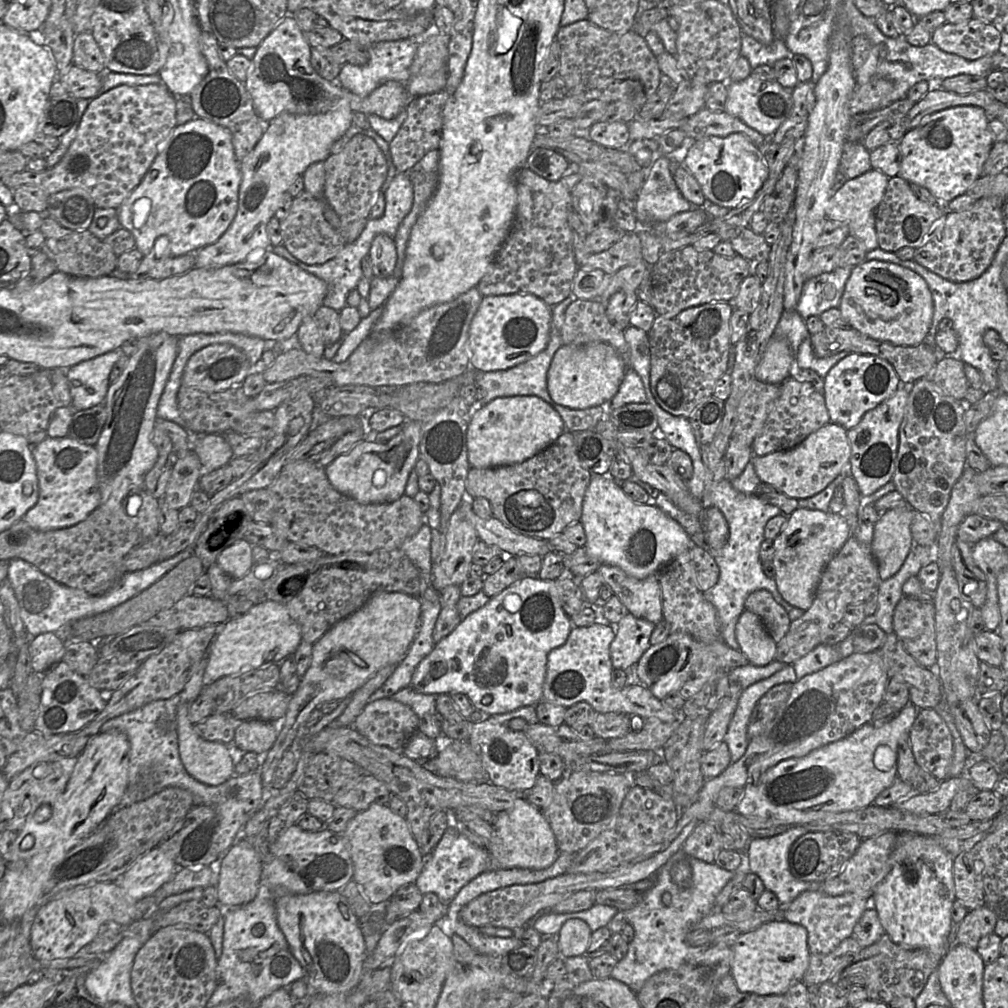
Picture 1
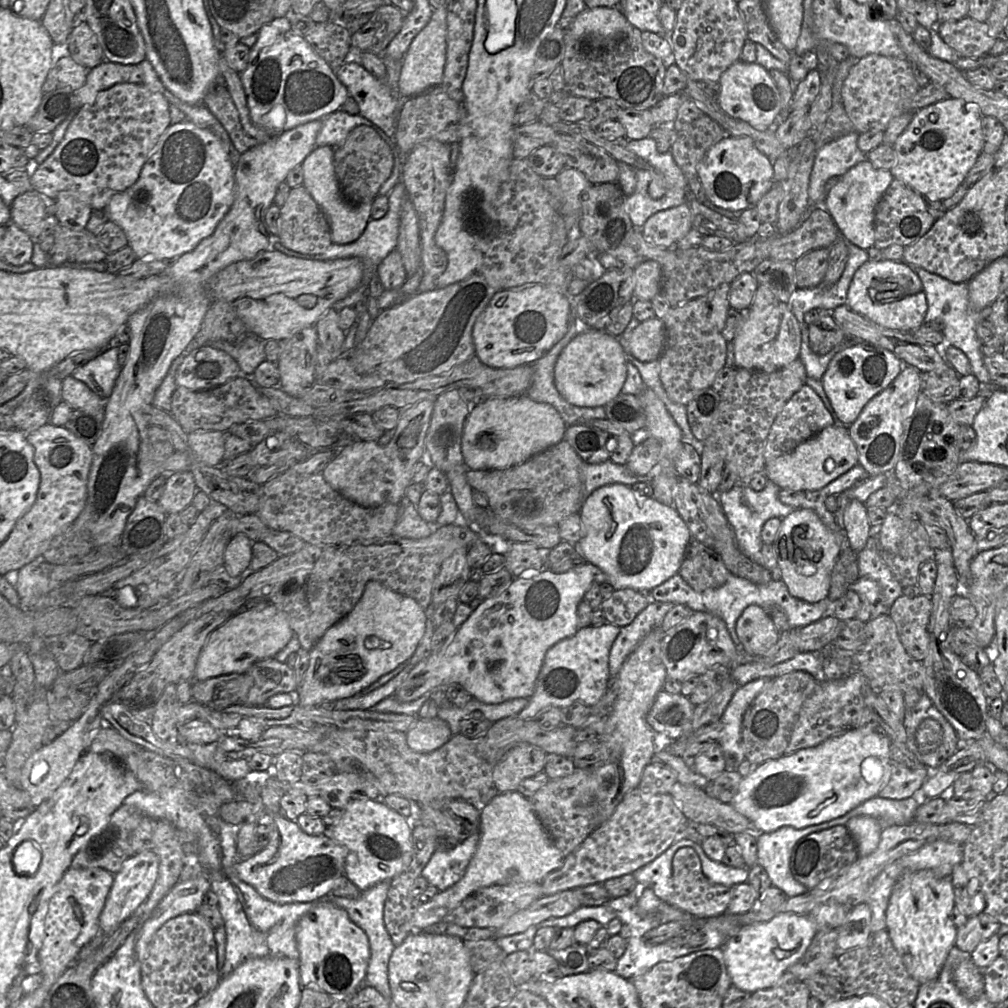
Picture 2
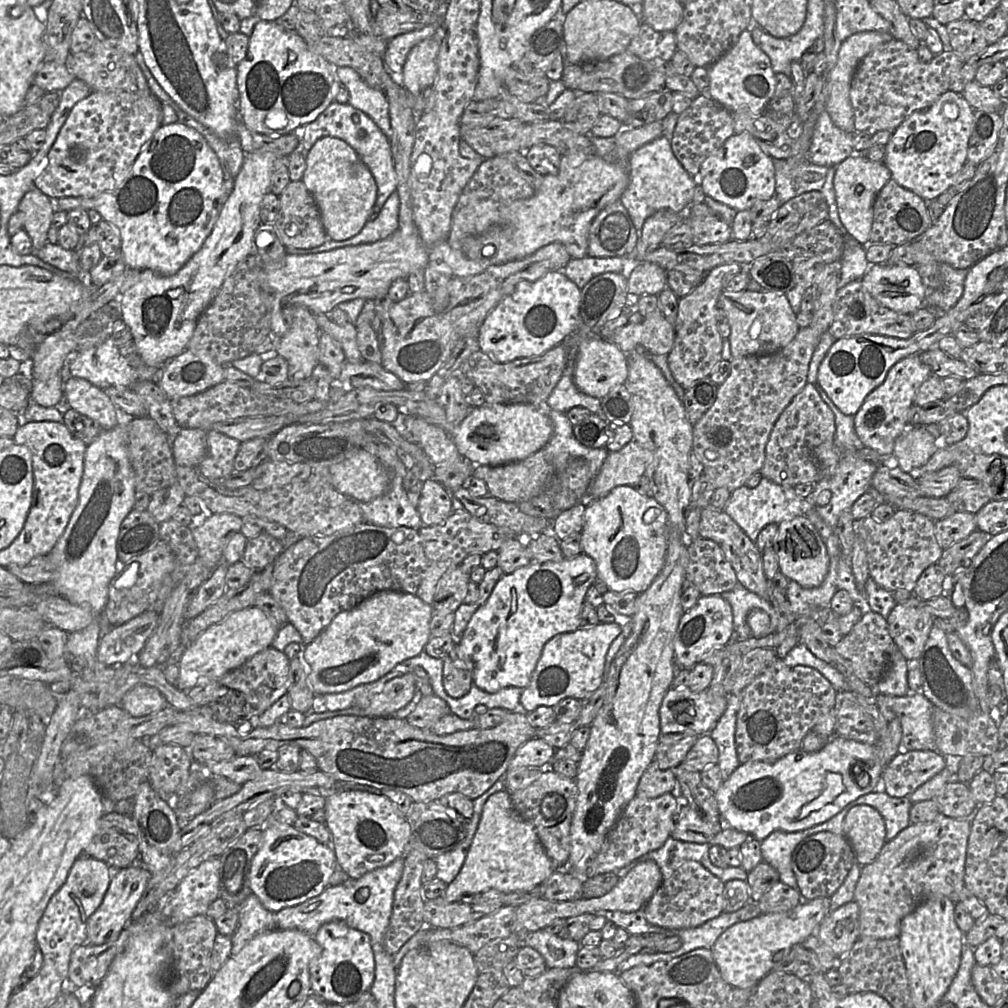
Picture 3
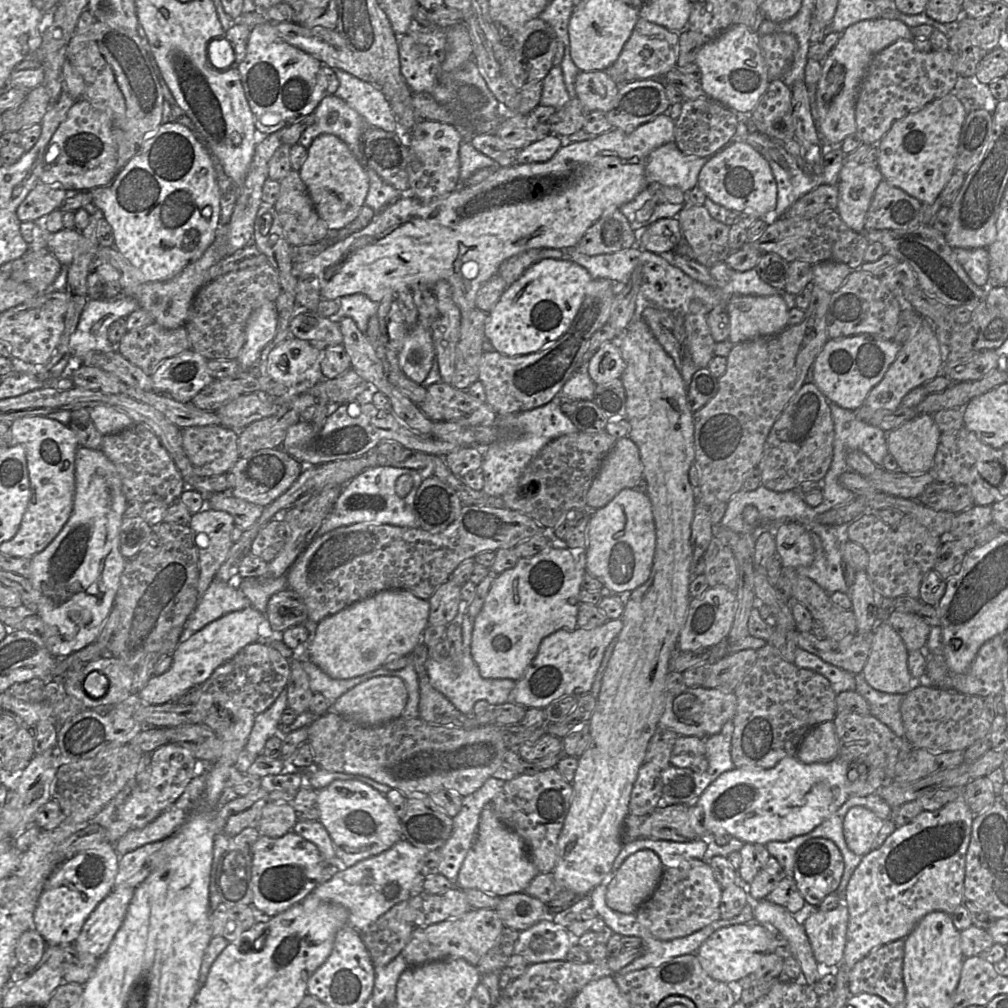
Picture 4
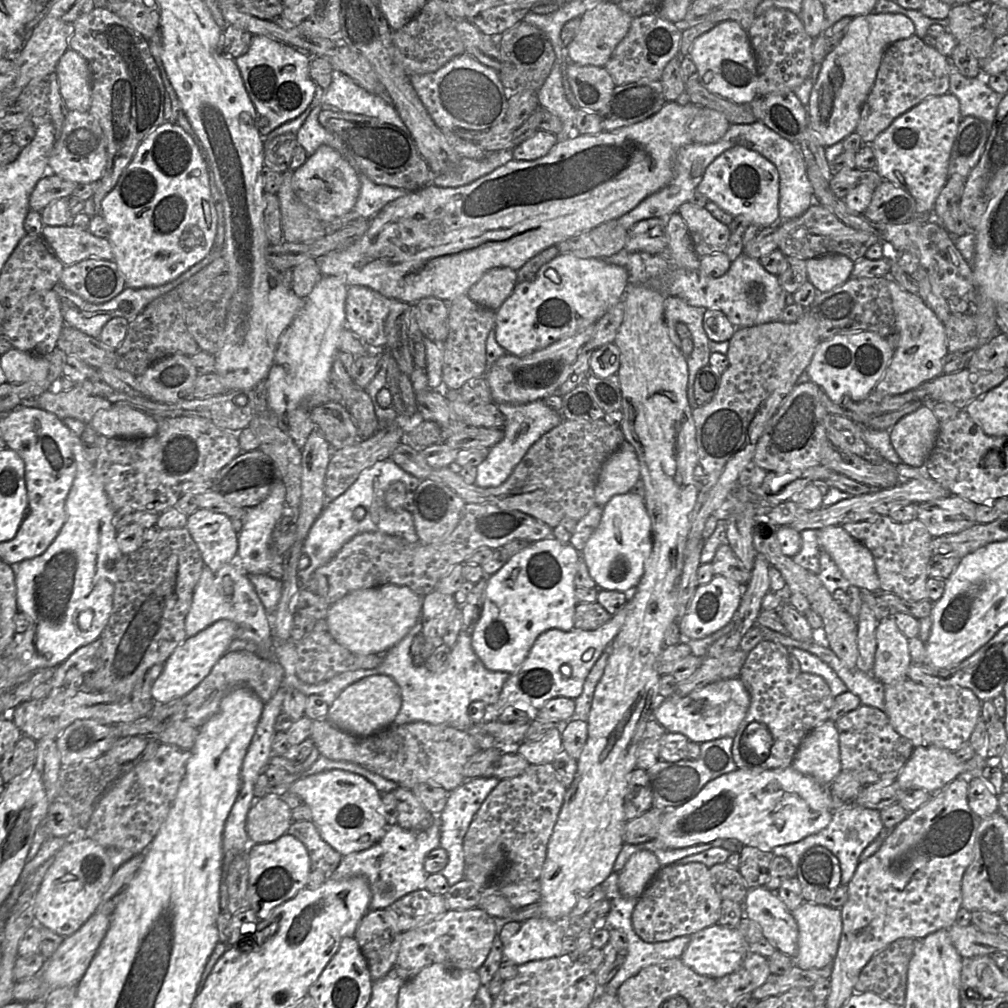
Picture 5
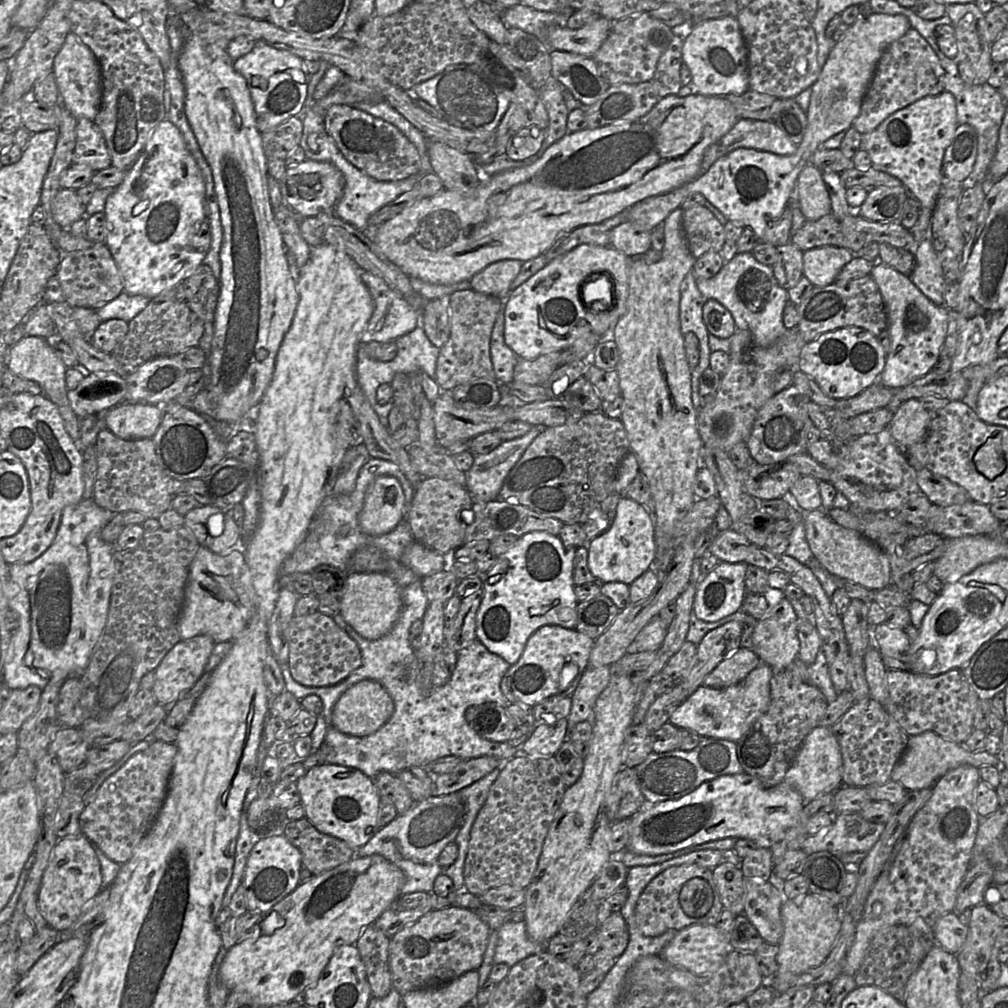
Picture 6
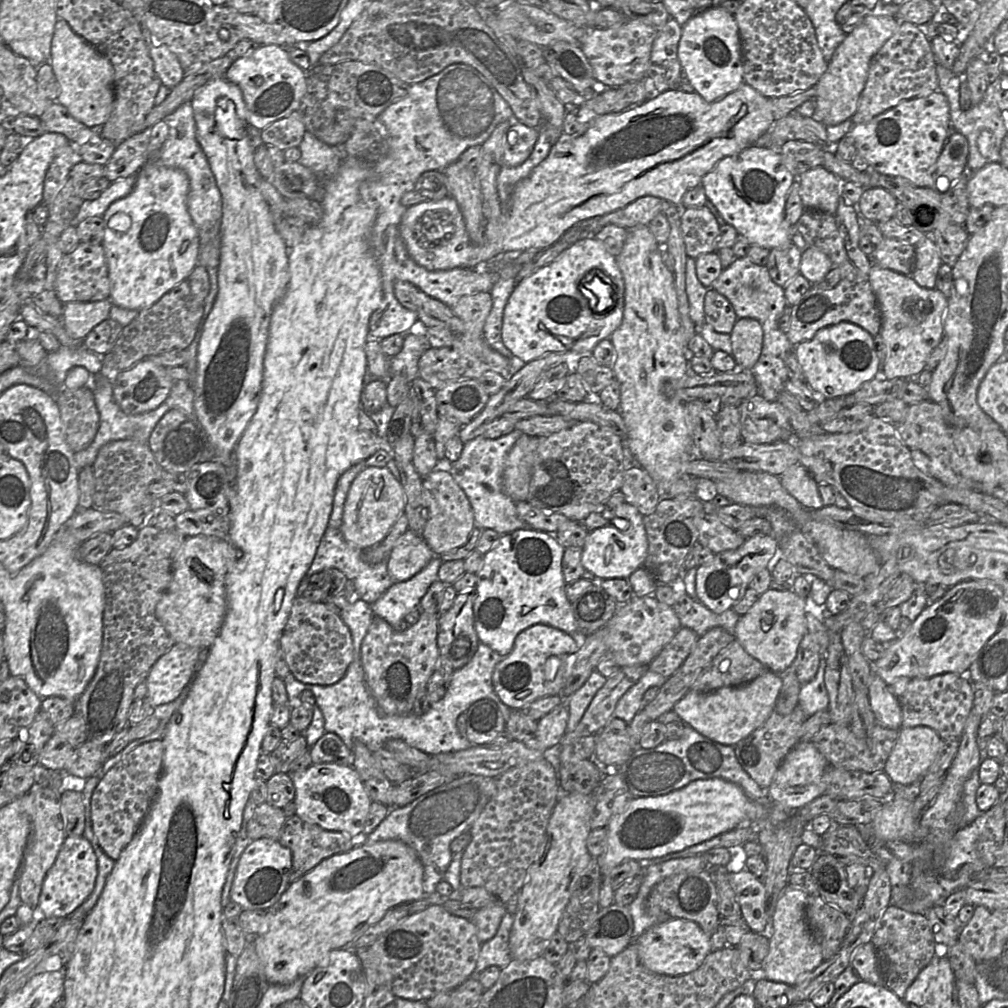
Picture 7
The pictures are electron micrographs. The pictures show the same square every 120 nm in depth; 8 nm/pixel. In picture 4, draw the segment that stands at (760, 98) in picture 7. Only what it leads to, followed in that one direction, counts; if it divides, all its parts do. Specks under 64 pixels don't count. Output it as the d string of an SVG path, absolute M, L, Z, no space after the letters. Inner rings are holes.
M663 113L633 130L625 131L613 128L603 134L596 135L590 140L563 144L554 156L546 162L519 163L510 167L500 166L494 174L484 181L471 186L459 186L455 191L444 197L424 202L410 195L402 195L377 214L373 221L364 229L353 233L343 240L331 243L324 251L308 261L293 263L294 276L296 278L316 278L322 299L338 300L347 295L363 294L377 303L394 297L398 291L413 290L417 285L432 287L437 281L445 280L451 286L452 299L461 312L461 318L467 318L469 313L476 308L475 300L479 290L487 281L497 275L498 269L504 261L531 249L566 249L574 247L581 240L587 229L605 212L619 208L644 190L646 188L645 165L647 157L654 149L674 141L674 127L675 121L668 113Z

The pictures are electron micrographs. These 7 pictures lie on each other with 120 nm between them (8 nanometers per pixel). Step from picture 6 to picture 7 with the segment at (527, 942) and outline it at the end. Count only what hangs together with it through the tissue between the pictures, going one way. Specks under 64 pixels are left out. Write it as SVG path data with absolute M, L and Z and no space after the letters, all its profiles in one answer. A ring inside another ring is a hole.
M506 912L493 938L482 943L476 968L473 973L479 975L489 966L505 968L513 960L509 949L509 938L514 915Z

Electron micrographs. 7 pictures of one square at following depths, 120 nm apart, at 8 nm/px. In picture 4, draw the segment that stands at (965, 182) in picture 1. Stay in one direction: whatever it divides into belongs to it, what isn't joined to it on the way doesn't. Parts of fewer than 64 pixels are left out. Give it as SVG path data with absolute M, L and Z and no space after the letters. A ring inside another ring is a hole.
M955 93L946 94L933 100L922 108L893 122L890 130L876 145L879 149L879 164L883 177L891 185L905 191L922 204L933 203L951 179L957 159L957 150L962 125L967 112Z

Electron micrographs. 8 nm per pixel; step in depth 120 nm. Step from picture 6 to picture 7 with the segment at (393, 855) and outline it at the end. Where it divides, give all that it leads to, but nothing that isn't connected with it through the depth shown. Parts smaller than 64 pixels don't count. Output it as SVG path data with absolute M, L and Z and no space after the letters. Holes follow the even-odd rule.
M471 774L457 776L406 806L391 808L386 818L368 835L366 843L397 840L411 847L423 865L424 894L432 894L451 863L451 842L472 828L496 791L497 778Z

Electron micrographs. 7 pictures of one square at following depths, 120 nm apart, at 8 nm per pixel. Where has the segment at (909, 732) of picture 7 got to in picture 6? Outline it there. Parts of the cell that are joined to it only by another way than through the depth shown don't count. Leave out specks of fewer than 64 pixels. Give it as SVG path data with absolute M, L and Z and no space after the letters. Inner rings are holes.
M926 731L908 737L906 749L893 768L891 779L907 791L917 791L932 788L948 771L962 765L971 765L978 769L986 765L1001 767L1000 755L994 756L985 750L970 752L963 744L956 744L932 731Z

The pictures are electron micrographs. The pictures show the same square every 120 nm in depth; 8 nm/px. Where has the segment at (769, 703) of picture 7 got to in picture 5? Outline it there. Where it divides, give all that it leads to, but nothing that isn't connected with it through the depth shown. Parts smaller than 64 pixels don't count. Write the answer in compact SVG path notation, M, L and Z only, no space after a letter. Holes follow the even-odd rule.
M739 677L723 679L704 686L684 697L665 698L653 710L656 720L668 732L684 734L699 744L723 737L734 738L751 703L750 694Z

